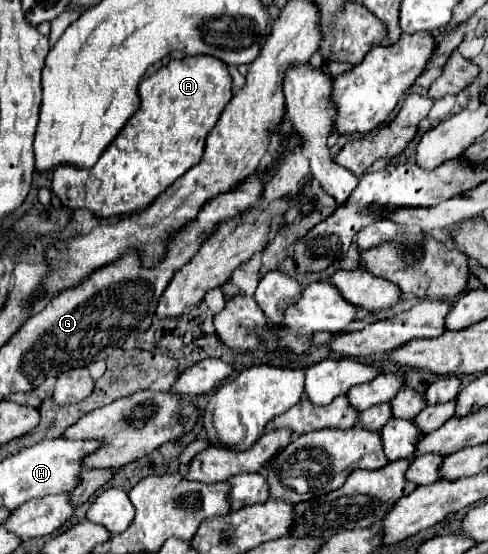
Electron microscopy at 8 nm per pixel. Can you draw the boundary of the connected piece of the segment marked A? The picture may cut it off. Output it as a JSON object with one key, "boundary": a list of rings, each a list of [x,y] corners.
{"boundary":[[[212,55],[172,59],[168,65],[164,65],[138,85],[138,95],[138,111],[126,121],[122,131],[104,149],[94,167],[80,169],[74,165],[60,165],[54,169],[52,191],[58,195],[62,205],[68,205],[72,209],[90,209],[102,219],[122,213],[134,213],[148,207],[162,191],[166,191],[180,175],[184,175],[202,159],[206,137],[220,119],[224,105],[228,105],[228,101],[232,99],[232,77],[228,65]]]}

